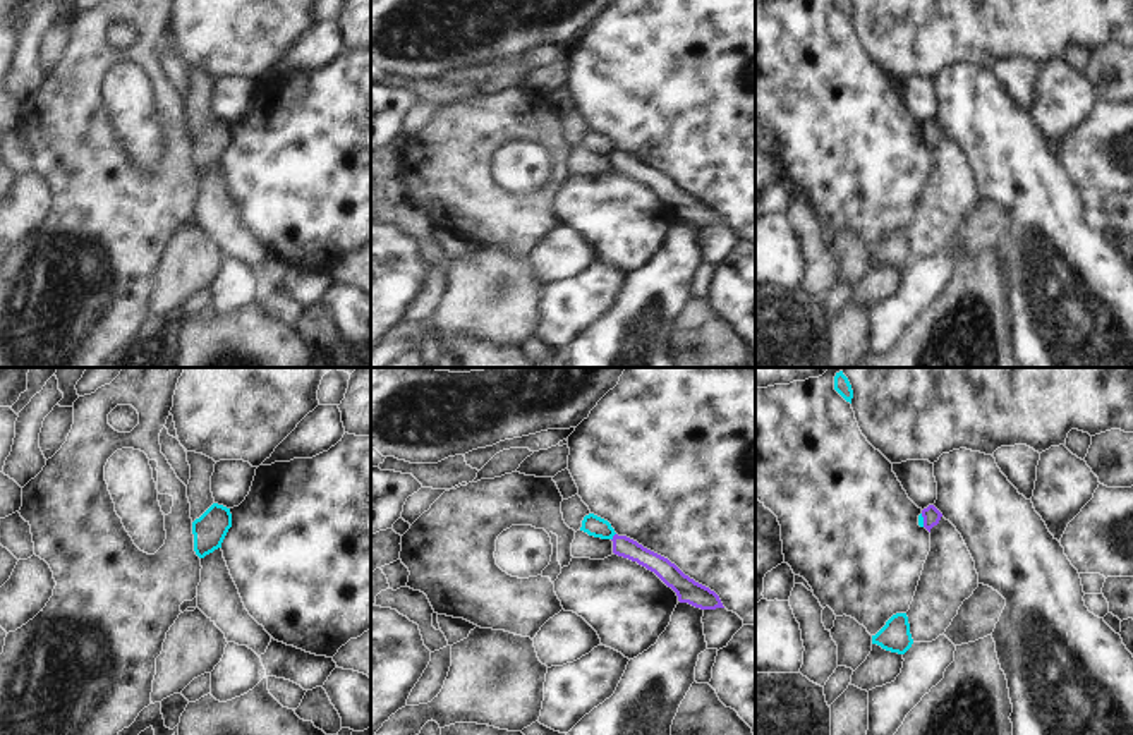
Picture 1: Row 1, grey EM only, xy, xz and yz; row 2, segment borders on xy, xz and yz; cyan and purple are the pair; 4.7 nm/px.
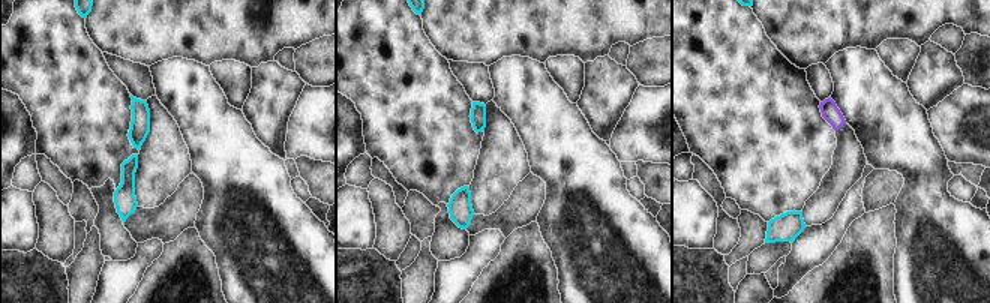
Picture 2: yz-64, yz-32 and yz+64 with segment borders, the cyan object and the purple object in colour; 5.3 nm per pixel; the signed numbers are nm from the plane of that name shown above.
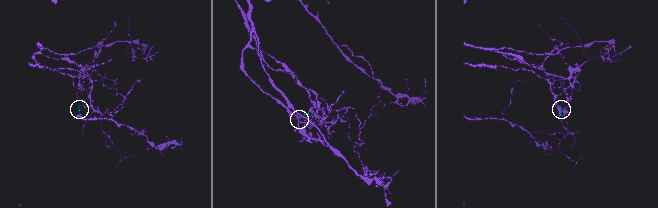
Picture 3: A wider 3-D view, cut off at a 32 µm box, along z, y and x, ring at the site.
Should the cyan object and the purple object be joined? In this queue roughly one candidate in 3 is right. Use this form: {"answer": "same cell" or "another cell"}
{"answer": "another cell"}

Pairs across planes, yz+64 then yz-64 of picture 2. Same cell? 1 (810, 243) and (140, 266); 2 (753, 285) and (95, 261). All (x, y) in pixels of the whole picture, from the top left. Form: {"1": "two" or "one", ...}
{"1": "one", "2": "one"}

